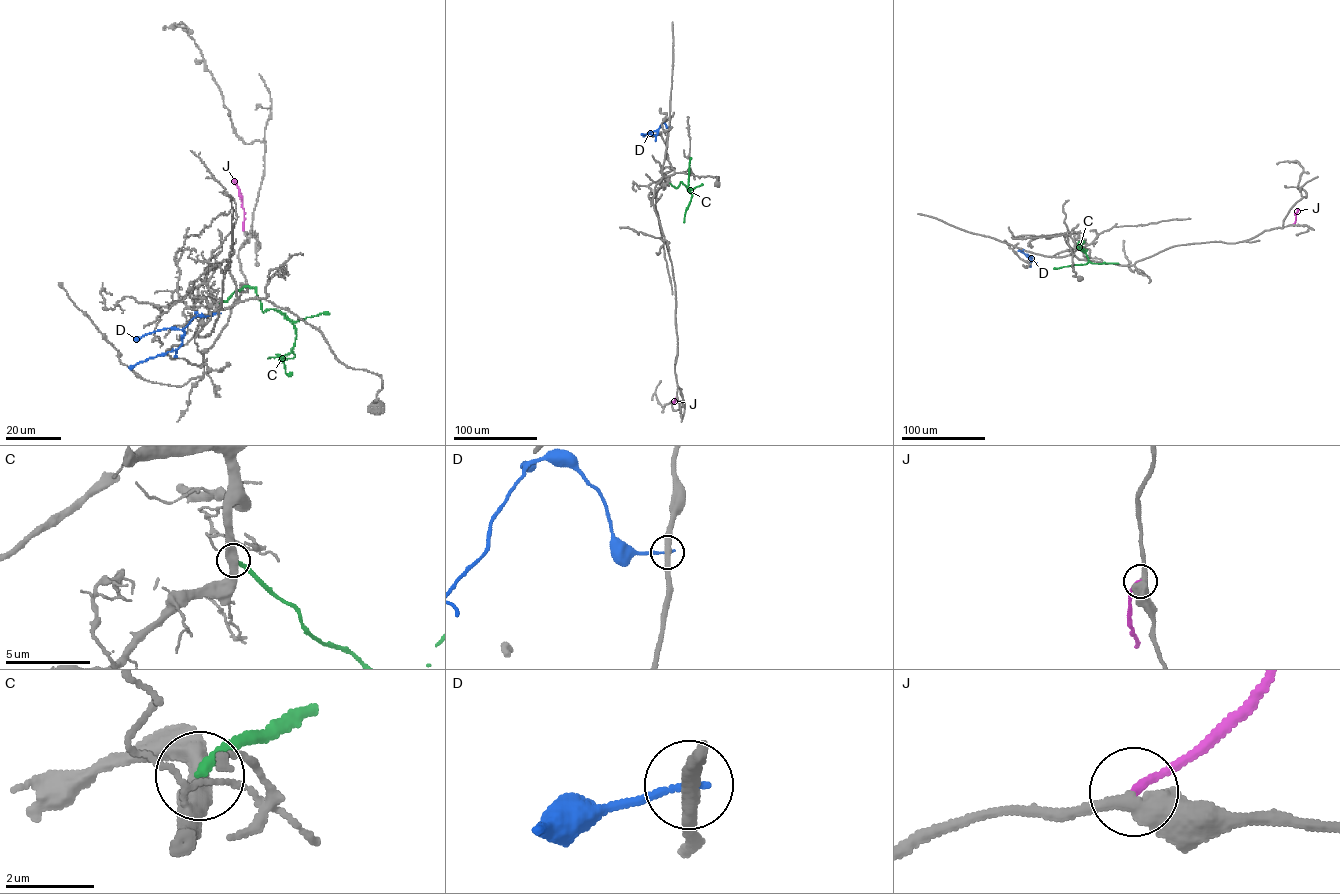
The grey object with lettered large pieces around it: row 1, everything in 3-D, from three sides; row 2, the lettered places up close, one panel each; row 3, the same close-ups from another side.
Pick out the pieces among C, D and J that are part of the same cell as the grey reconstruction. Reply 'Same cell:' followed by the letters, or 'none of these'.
Same cell: J

